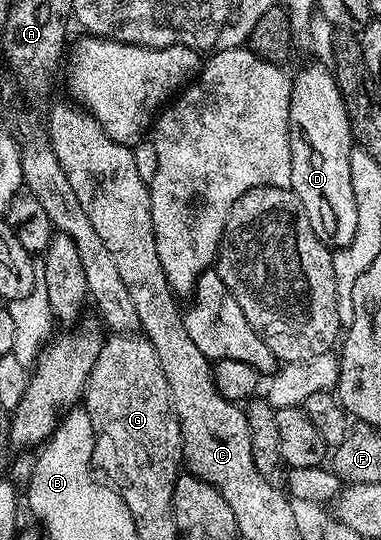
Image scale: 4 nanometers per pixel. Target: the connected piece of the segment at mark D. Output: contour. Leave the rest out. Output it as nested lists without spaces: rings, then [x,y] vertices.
[[[311,62],[300,73],[292,76],[290,94],[290,187],[292,193],[302,202],[310,226],[320,241],[333,250],[345,248],[358,230],[358,202],[354,202],[354,186],[350,183],[350,154],[354,147],[352,127],[342,94],[336,85],[332,69]]]

